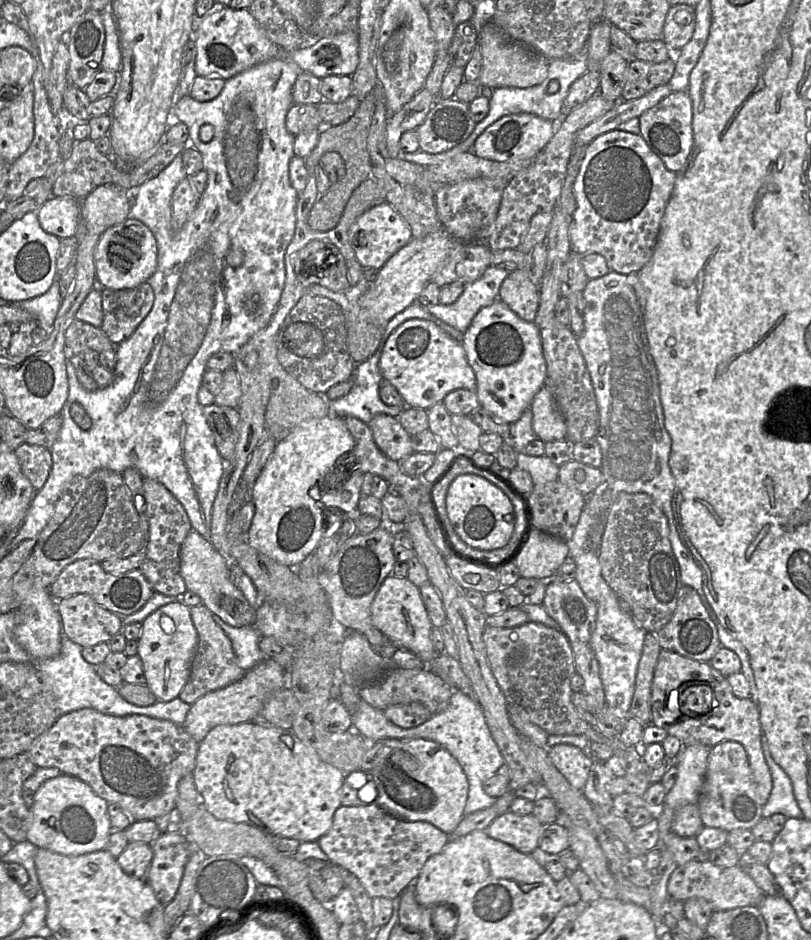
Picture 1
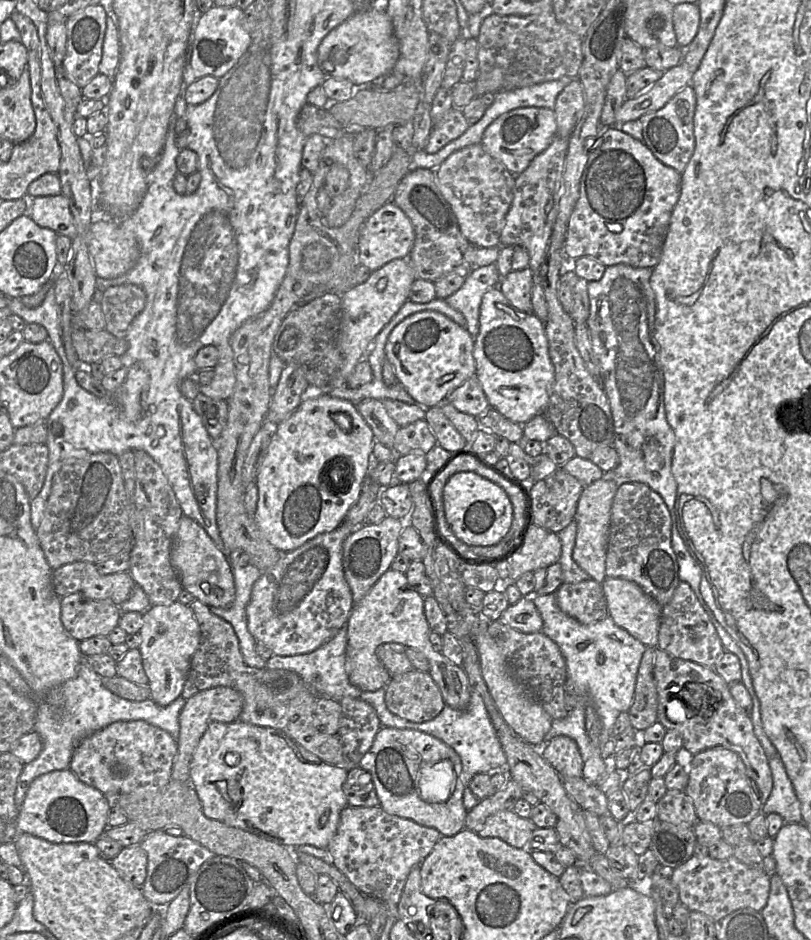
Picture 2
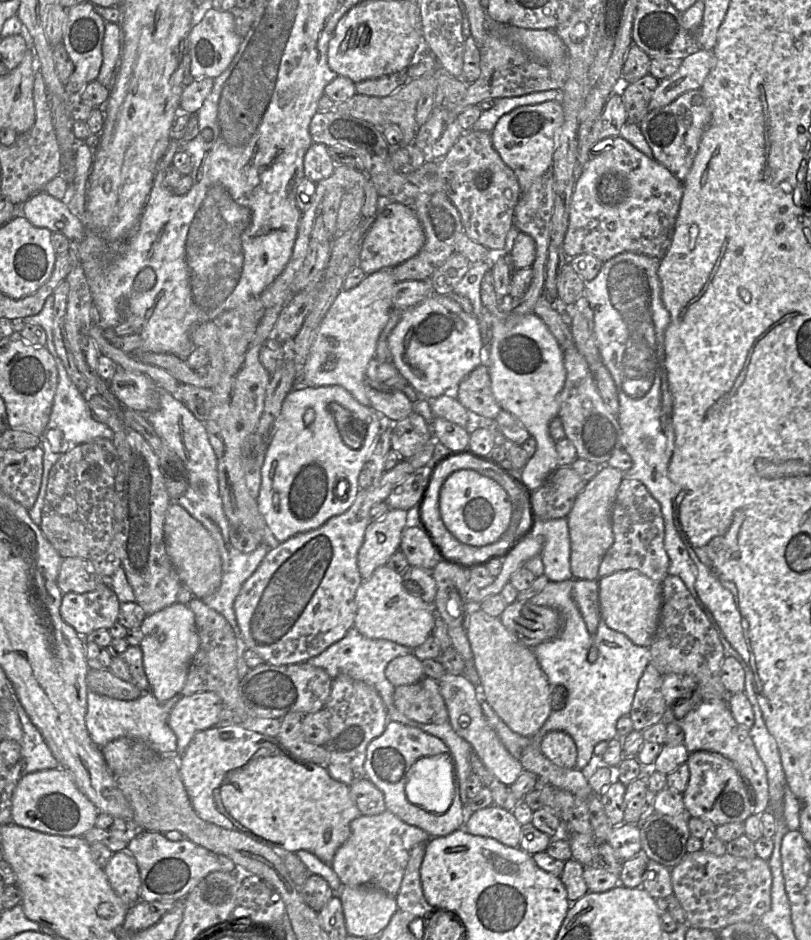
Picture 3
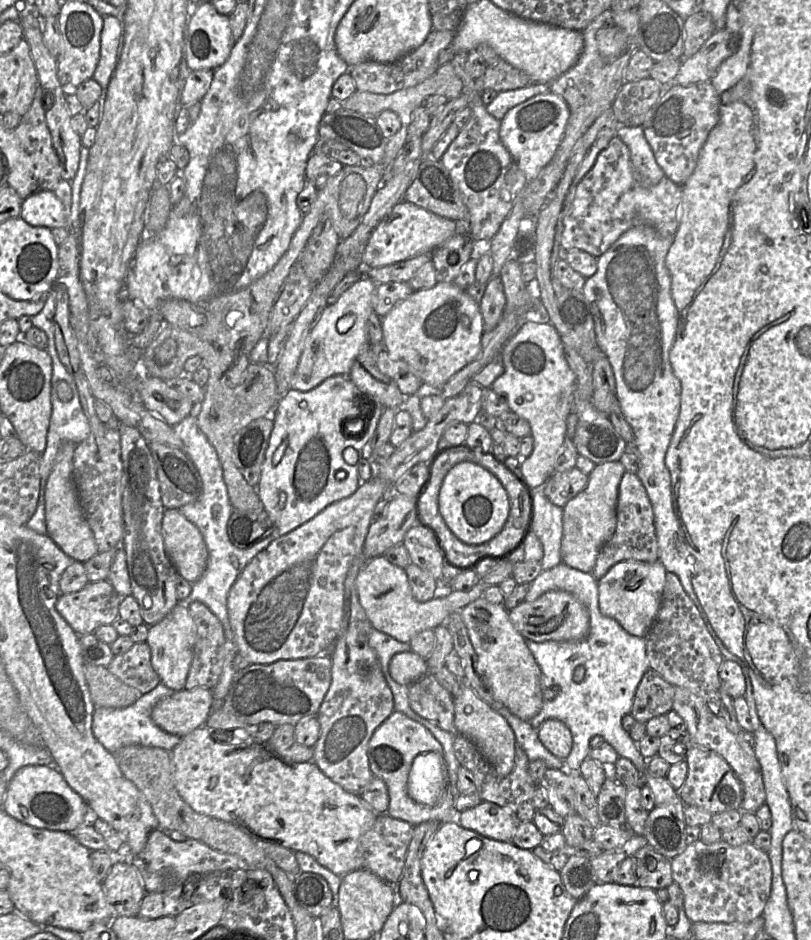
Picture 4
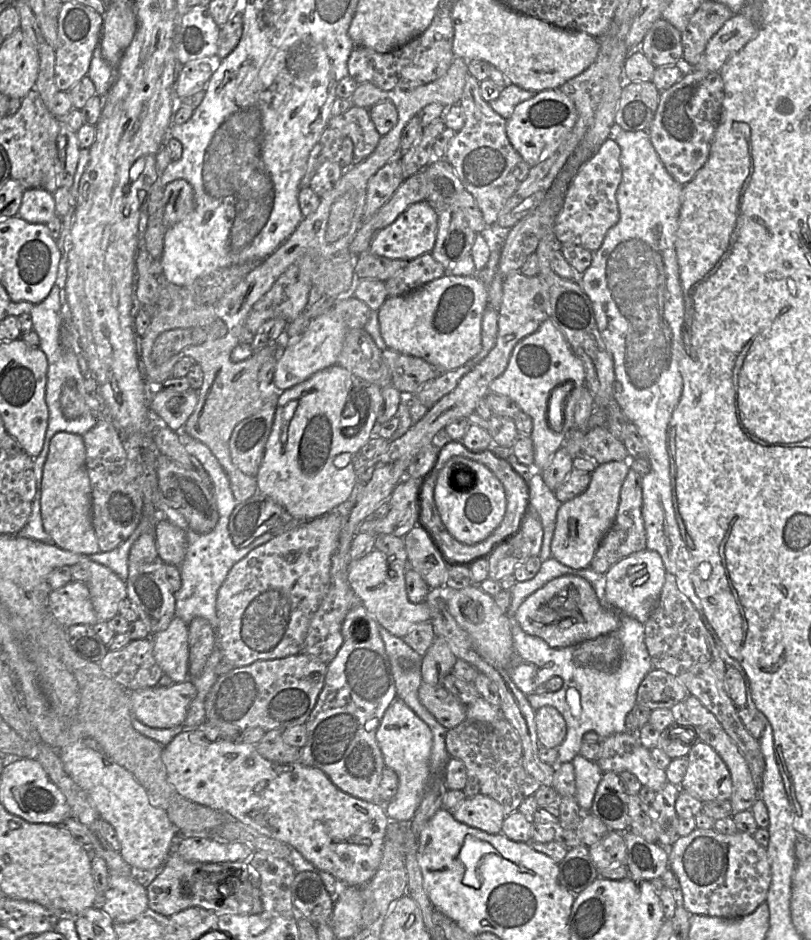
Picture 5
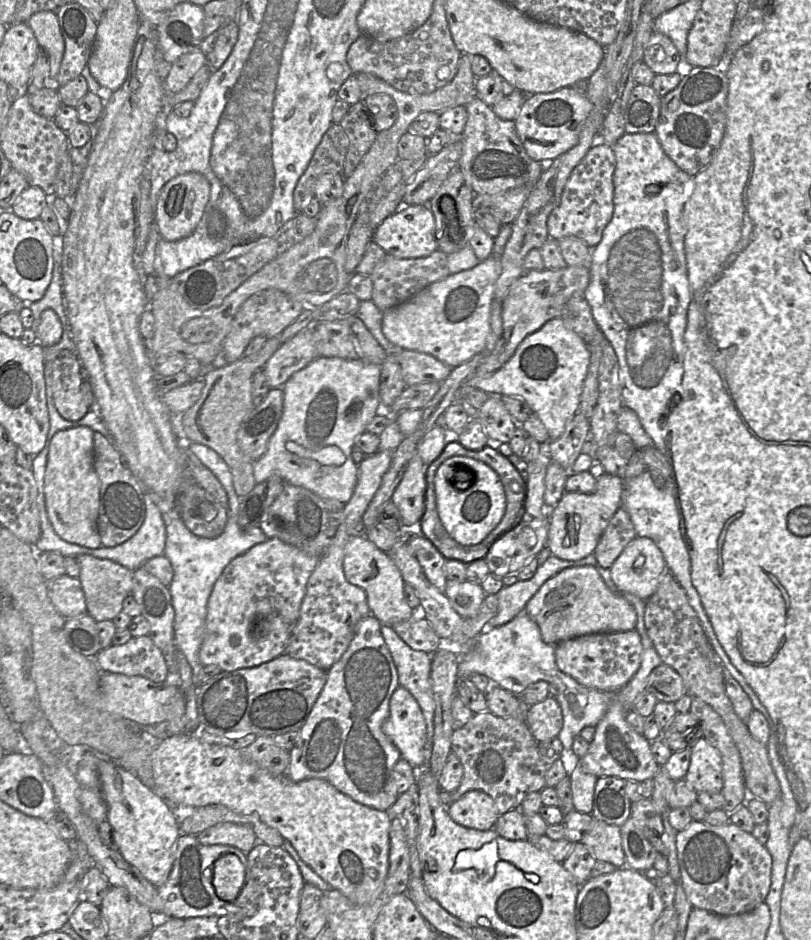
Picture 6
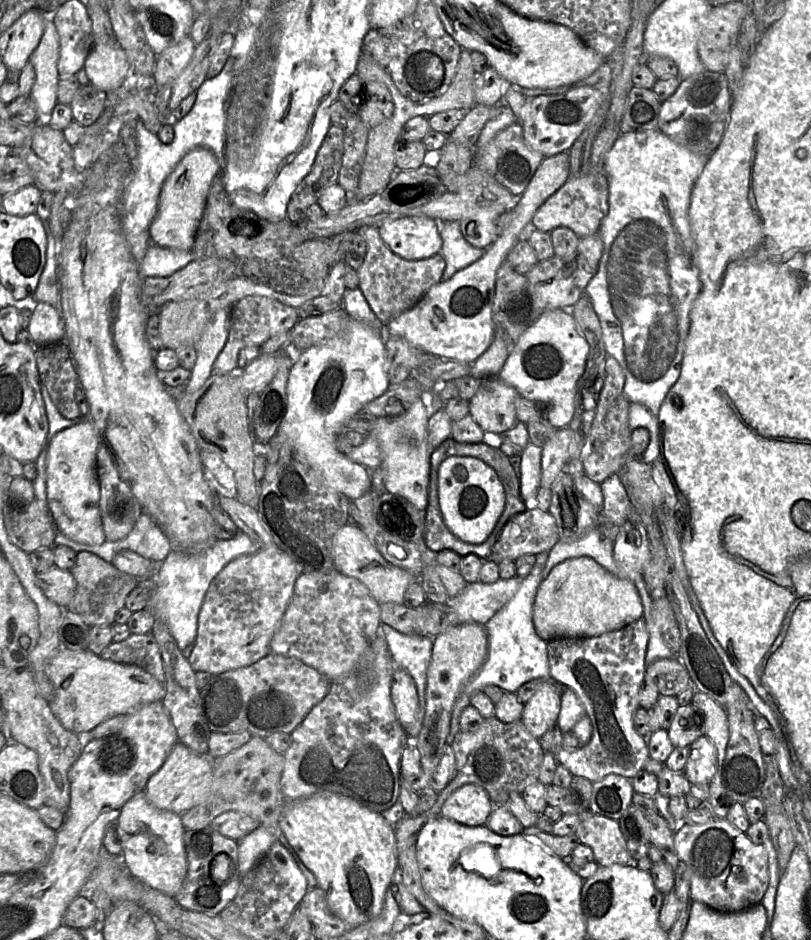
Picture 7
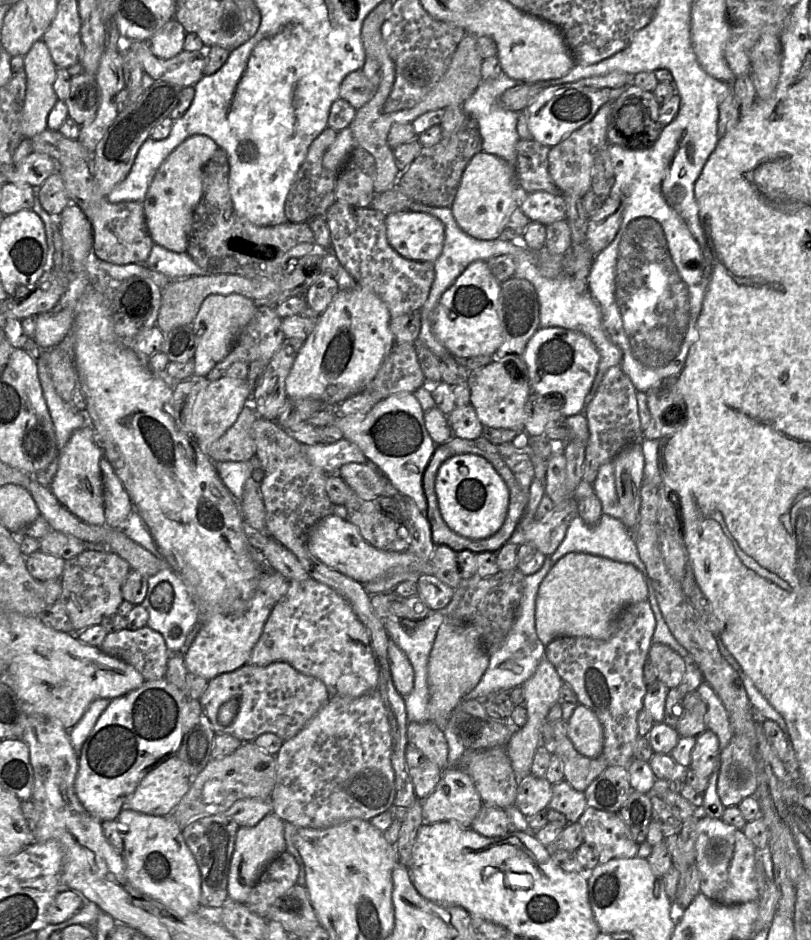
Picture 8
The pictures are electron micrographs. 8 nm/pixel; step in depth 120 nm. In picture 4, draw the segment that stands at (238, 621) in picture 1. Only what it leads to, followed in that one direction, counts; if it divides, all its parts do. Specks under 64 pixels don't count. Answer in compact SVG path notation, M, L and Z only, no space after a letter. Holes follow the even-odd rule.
M166 509L162 519L165 551L175 570L191 584L206 570L209 552L198 527L179 509Z

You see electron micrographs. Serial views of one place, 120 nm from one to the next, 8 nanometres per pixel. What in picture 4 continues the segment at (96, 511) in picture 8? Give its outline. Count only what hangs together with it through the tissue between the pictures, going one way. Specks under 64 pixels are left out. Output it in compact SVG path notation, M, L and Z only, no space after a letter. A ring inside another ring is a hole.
M63 443L45 487L47 535L73 561L86 562L99 553L94 535L86 521L73 480L73 456L77 444Z

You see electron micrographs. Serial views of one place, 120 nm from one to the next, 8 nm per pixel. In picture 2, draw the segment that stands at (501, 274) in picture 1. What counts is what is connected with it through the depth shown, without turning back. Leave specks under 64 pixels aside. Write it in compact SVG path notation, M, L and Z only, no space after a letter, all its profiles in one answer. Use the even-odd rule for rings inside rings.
M496 264L474 268L461 288L445 299L449 306L464 315L467 321L466 329L474 339L480 328L482 298L488 290L499 287L501 279Z

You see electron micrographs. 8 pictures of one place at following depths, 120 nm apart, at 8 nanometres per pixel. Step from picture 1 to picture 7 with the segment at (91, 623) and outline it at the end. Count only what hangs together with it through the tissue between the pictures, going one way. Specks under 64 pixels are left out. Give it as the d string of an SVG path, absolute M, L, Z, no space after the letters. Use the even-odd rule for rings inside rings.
M54 565L45 572L38 572L36 577L45 596L62 609L67 609L76 589L76 581L71 572Z

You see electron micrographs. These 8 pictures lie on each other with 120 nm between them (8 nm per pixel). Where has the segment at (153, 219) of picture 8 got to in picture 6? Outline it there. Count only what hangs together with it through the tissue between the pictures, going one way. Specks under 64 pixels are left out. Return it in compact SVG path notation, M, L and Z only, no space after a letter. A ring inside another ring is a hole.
M197 172L178 175L160 191L155 209L155 223L162 239L177 241L193 233L201 220L210 197L210 183Z

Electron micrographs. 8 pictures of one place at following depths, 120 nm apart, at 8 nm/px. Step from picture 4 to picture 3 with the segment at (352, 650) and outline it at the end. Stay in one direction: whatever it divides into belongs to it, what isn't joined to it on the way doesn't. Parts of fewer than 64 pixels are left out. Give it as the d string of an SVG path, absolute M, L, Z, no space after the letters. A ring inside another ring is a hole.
M340 674L332 681L331 693L324 708L330 713L330 738L325 745L329 753L327 771L333 779L351 786L365 777L367 746L383 733L389 721L385 705L372 686Z

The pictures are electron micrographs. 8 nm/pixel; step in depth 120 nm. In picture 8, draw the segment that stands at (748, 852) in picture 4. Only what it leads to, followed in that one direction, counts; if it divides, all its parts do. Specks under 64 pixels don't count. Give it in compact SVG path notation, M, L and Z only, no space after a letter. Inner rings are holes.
M702 816L697 826L696 865L701 882L700 891L710 900L726 906L758 901L760 892L756 880L757 848L742 830L722 819Z

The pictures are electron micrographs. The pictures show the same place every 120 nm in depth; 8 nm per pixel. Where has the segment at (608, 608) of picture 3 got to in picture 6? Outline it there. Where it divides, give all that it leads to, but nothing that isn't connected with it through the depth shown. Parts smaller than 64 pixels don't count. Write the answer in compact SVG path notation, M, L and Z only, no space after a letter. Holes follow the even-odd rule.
M636 536L610 567L616 587L647 601L667 571L661 550L649 538Z

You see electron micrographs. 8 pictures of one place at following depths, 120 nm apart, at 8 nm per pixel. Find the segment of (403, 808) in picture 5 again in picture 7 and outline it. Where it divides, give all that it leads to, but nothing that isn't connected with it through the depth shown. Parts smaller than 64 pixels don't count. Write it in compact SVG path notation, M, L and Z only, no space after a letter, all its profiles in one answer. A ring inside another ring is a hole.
M402 668L394 670L390 696L397 718L407 732L407 728L415 722L419 699L413 678Z

